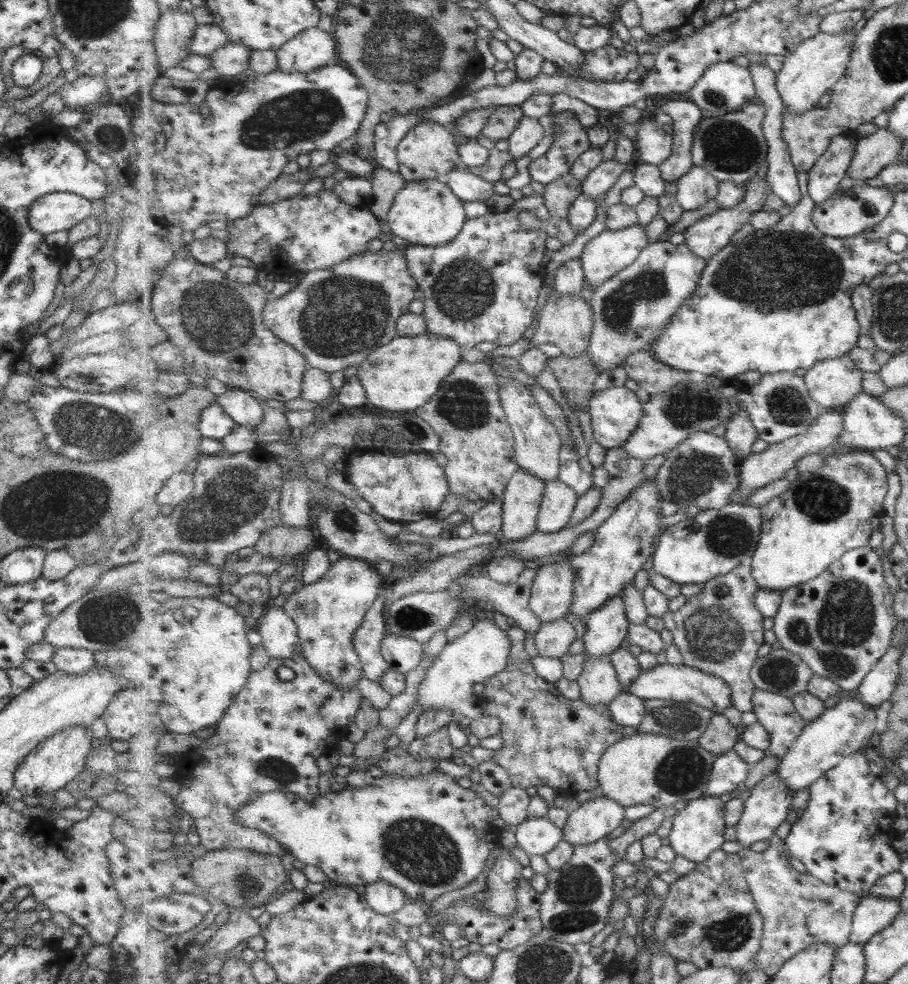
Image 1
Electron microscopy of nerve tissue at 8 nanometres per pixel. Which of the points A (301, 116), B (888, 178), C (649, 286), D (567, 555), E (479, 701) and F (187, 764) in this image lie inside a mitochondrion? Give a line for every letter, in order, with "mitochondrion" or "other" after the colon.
A: mitochondrion
B: other
C: mitochondrion
D: other
E: other
F: other

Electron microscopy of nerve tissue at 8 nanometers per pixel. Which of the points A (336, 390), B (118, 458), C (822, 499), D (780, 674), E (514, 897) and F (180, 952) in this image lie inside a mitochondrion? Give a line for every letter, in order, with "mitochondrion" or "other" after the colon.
A: other
B: mitochondrion
C: mitochondrion
D: mitochondrion
E: other
F: other

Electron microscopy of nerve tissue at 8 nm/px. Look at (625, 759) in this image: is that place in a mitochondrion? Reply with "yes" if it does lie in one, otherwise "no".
no

